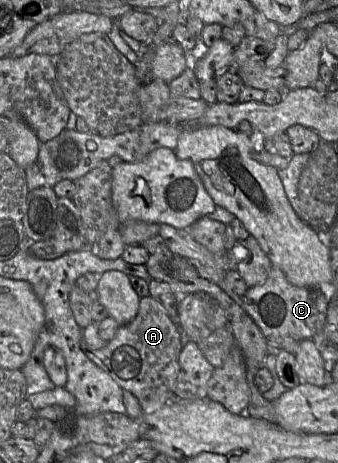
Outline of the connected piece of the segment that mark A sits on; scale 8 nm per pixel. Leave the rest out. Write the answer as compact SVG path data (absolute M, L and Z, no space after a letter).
M148 296L140 299L136 317L120 326L114 338L103 348L89 350L83 338L80 345L94 364L108 373L123 390L138 398L143 413L153 413L175 397L179 355L188 341L161 304Z

